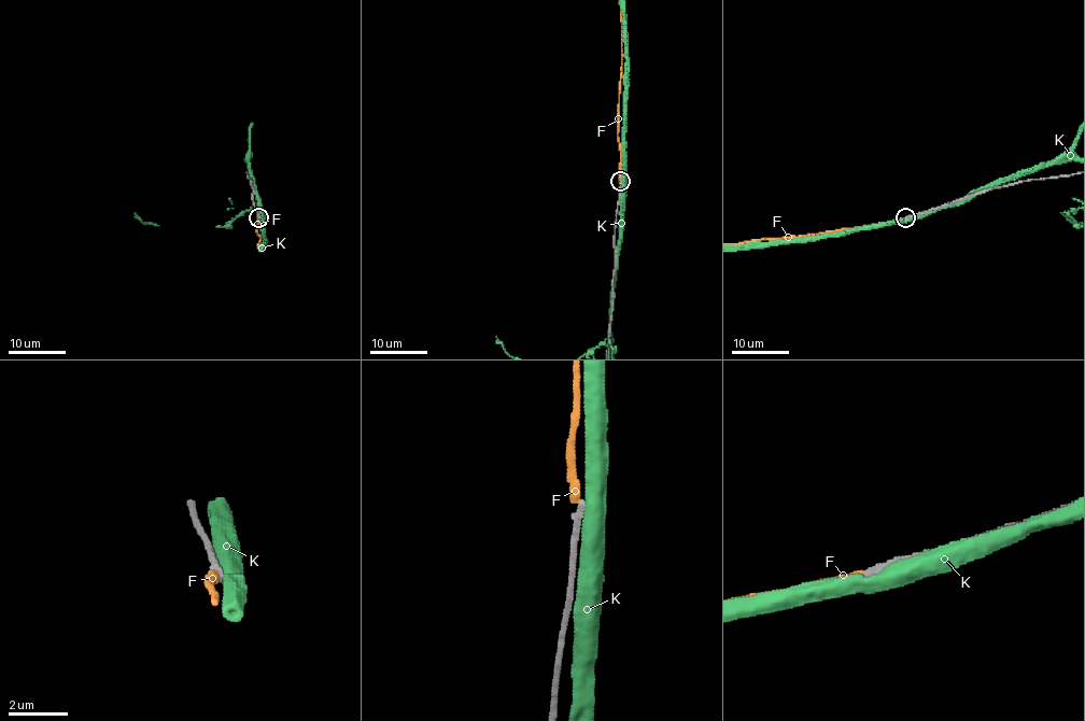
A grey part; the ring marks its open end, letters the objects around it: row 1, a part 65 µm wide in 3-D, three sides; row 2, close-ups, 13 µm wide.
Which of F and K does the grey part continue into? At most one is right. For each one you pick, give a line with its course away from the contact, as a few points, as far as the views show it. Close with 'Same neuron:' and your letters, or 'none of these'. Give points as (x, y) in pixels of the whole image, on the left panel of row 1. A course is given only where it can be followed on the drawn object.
Same neuron: none of these

